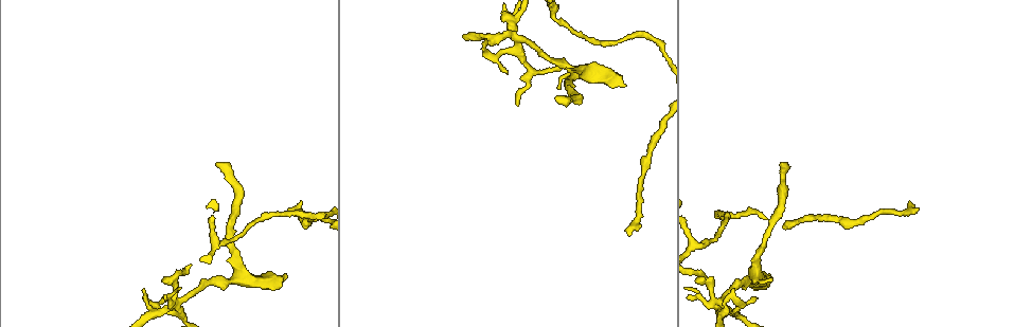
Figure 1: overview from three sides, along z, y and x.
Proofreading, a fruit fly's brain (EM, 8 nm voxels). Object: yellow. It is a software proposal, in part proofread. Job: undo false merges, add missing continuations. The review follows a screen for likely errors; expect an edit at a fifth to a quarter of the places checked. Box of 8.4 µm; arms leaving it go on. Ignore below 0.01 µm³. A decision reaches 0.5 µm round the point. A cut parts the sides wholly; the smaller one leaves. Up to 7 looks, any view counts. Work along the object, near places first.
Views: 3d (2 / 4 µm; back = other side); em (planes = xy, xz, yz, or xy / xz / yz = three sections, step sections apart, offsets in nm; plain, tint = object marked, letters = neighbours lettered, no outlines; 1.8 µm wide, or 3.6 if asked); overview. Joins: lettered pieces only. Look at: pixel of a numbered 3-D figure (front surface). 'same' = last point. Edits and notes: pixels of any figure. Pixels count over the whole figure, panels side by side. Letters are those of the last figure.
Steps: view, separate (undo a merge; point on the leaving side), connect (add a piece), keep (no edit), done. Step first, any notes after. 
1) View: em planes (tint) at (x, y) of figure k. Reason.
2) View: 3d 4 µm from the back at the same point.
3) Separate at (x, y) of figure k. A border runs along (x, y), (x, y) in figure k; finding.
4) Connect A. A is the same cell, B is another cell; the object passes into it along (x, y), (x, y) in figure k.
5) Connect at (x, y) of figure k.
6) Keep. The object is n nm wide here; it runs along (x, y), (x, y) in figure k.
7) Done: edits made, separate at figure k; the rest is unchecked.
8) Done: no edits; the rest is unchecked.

View: em planes (tint) at (517, 40) of figure 1. Four or more arms meet.

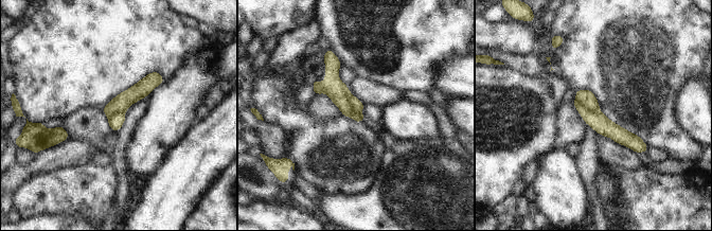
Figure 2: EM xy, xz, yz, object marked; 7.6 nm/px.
View: em planes (letters) at the same point.

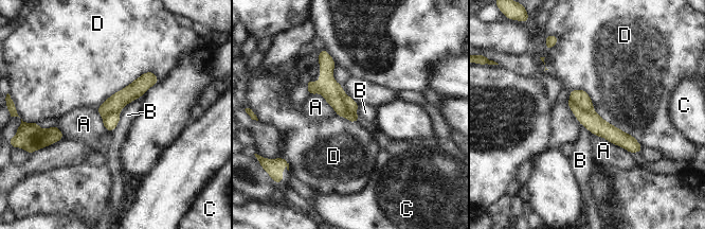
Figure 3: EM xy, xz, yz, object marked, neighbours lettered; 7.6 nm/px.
Separate at (350, 106) of figure 3. A, B, C and D are other cells; a border runs along (340, 86), (344, 116) in figure 3; a second neuron is stuck on.

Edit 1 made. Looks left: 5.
View: em planes (letters) at (216, 165) of figure 1. An open end.

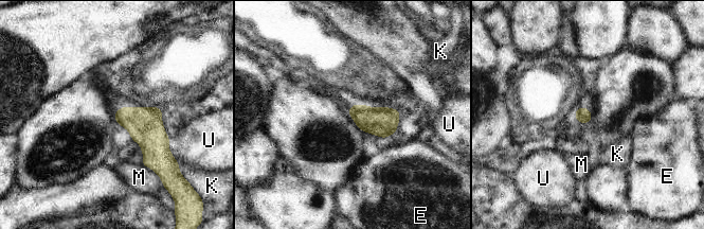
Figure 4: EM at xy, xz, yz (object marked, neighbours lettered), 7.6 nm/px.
Keep. The object is 120 nm wide here; E, K, M and U are other cells; a border runs along (132, 139), (141, 150), (142, 163) in figure 4; none of them fits.

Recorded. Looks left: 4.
Done: edits made, separate at figure 3; the rest is unchecked.

